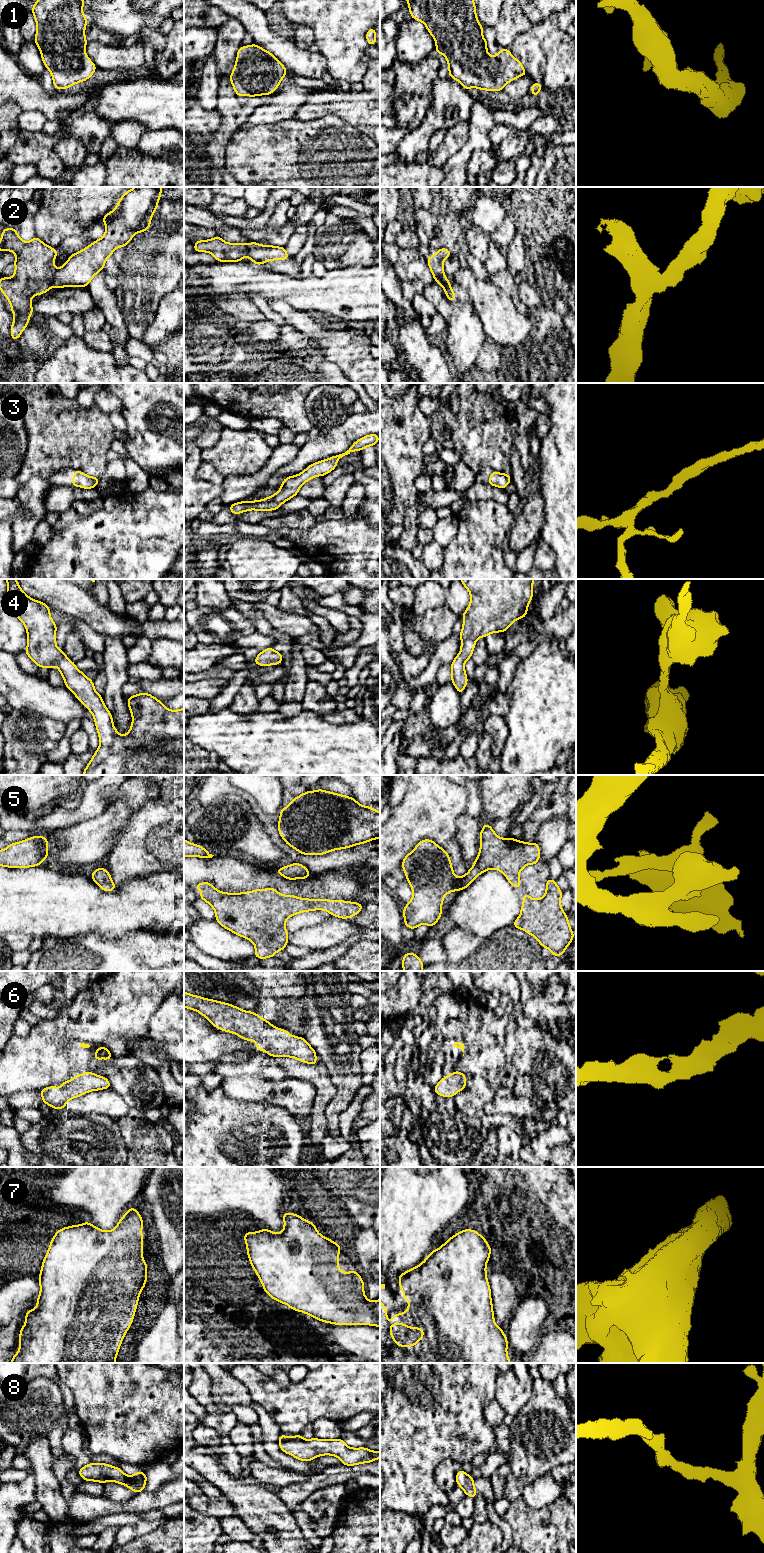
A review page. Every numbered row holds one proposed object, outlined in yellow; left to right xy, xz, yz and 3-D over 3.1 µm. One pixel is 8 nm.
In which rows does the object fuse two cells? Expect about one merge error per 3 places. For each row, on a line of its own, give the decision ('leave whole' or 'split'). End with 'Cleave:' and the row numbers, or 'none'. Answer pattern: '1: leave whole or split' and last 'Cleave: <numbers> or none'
1: leave whole
2: split
3: leave whole
4: leave whole
5: leave whole
6: leave whole
7: leave whole
8: leave whole
Cleave: 2

